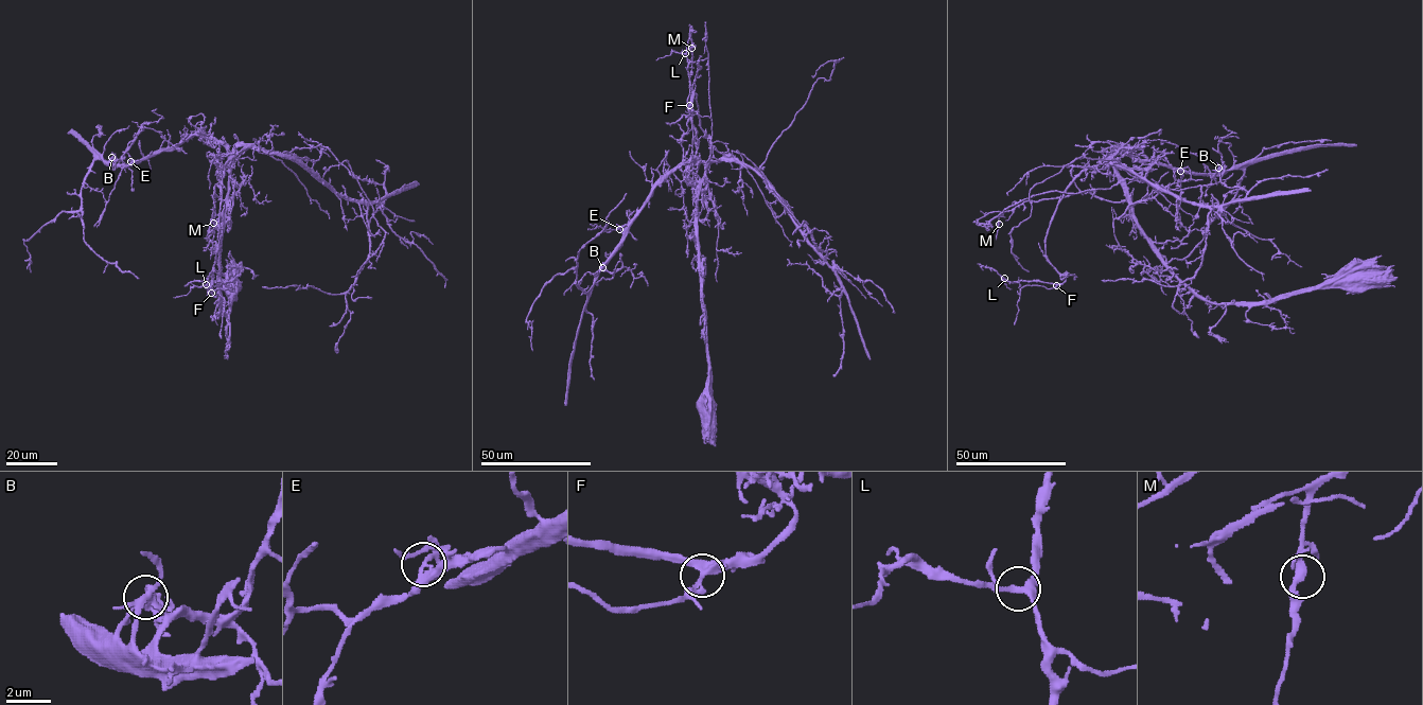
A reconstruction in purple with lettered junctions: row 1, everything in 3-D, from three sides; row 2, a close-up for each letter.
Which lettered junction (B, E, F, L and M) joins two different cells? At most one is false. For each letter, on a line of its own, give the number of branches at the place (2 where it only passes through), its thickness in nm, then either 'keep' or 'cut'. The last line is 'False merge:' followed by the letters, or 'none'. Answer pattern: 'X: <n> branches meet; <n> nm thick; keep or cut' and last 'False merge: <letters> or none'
B: 6 branches meet; 200 nm thick; keep
E: 4 branches meet; 200 nm thick; keep
F: 5 branches meet; 280 nm thick; keep
L: 4 branches meet; 240 nm thick; keep
M: 4 branches meet; 240 nm thick; keep
False merge: none

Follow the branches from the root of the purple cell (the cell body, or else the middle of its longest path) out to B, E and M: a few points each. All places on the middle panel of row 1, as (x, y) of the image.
B: (706, 406), (708, 350), (697, 225), (698, 196), (704, 177), (702, 162), (678, 164), (654, 188), (603, 267)
E: (706, 406), (708, 350), (697, 225), (704, 164), (678, 164), (654, 188), (639, 213), (619, 229)
M: (706, 406), (708, 350), (697, 225), (701, 180), (695, 177), (692, 170), (691, 48)

